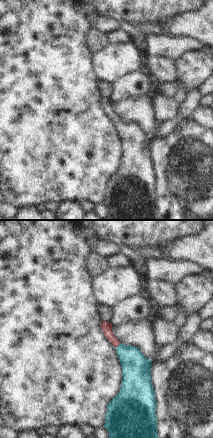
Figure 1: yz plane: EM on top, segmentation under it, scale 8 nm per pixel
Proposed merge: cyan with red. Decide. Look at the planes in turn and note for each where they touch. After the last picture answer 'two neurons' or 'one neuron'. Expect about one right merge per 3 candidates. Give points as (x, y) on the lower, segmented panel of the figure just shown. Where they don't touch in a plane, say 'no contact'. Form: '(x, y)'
(119, 345)

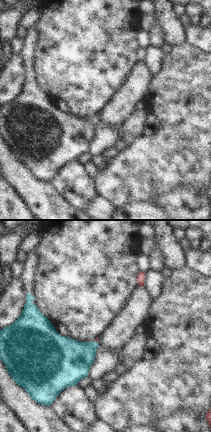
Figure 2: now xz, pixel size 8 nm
(96, 342)

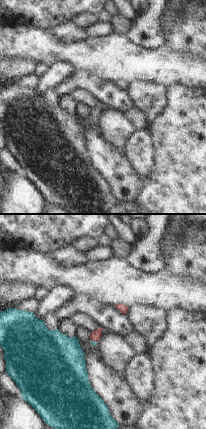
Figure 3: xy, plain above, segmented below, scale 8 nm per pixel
(94, 341)

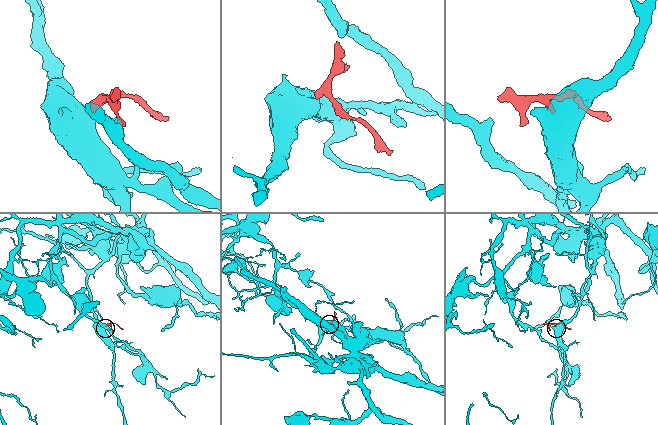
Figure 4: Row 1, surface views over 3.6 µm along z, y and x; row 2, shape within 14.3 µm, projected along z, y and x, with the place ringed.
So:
one neuron

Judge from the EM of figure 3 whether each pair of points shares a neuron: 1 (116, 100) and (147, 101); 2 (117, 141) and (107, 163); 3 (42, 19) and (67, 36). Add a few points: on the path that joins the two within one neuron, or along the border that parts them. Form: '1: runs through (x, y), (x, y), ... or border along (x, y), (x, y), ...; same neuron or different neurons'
1: border along (125, 91), (134, 105); different neurons
2: border along (99, 129), (106, 140), (122, 150); different neurons
3: border along (69, 20), (47, 29); different neurons

